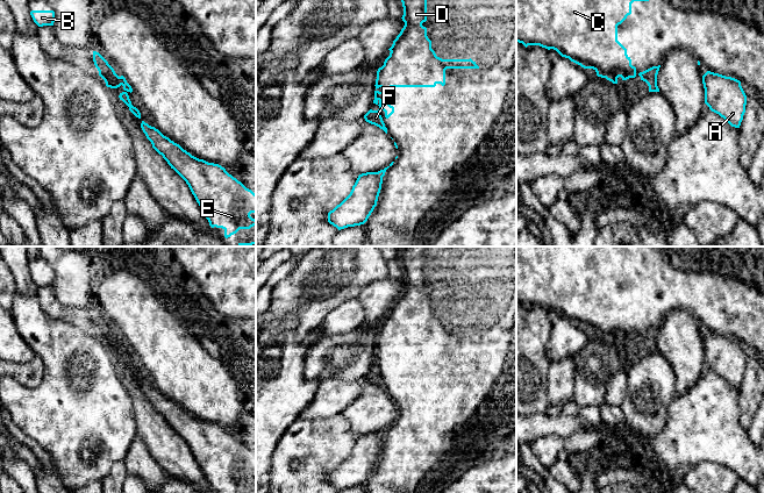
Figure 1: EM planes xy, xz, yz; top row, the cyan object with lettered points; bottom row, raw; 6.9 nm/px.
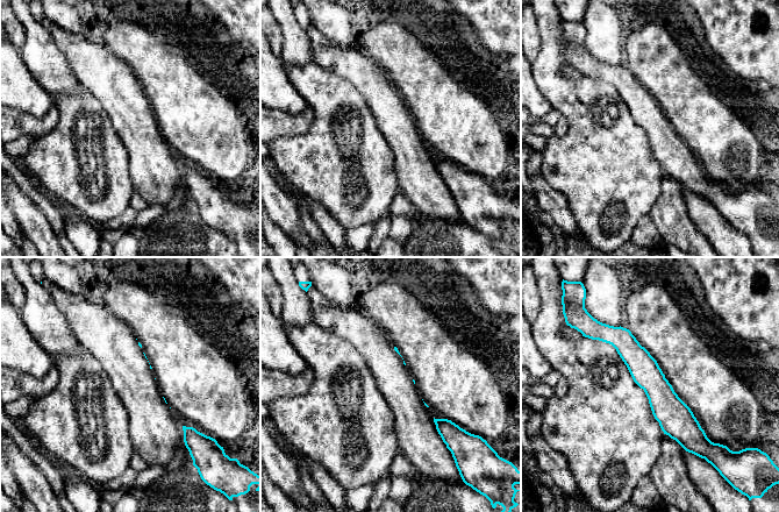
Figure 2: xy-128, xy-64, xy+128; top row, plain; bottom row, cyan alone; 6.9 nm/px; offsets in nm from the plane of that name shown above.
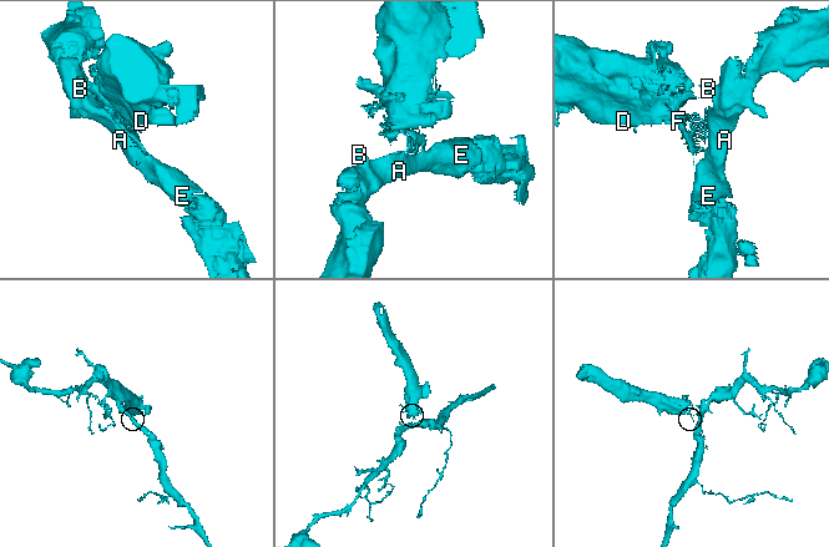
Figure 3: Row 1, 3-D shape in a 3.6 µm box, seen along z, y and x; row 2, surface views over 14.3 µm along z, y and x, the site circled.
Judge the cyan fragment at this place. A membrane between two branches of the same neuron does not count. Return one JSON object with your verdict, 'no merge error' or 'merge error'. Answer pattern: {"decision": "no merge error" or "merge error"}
{"decision": "merge error"}

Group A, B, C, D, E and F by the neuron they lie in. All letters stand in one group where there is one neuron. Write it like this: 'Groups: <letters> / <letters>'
Groups: A B E / C D F

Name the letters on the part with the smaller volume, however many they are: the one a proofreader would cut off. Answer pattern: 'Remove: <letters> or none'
Remove: C, D, F

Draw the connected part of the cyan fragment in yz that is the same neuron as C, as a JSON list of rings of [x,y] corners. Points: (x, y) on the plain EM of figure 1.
[[[516,246],[516,302],[522,303],[526,308],[528,306],[540,306],[548,310],[554,309],[562,317],[569,319],[581,328],[593,329],[598,337],[606,338],[613,344],[617,344],[619,337],[622,341],[635,338],[637,336],[636,328],[631,326],[627,309],[617,301],[617,286],[631,274],[631,264],[634,262],[649,262],[650,253],[655,250],[659,250],[658,246]]]

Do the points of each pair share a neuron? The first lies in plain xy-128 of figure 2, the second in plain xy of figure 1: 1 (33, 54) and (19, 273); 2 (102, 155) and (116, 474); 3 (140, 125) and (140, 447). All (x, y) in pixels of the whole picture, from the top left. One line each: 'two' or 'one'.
1: one
2: two
3: two

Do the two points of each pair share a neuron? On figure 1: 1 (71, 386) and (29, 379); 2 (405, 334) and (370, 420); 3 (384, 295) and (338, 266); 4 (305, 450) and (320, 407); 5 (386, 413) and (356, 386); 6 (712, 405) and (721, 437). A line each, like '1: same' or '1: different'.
1: different
2: different
3: different
4: different
5: different
6: same

